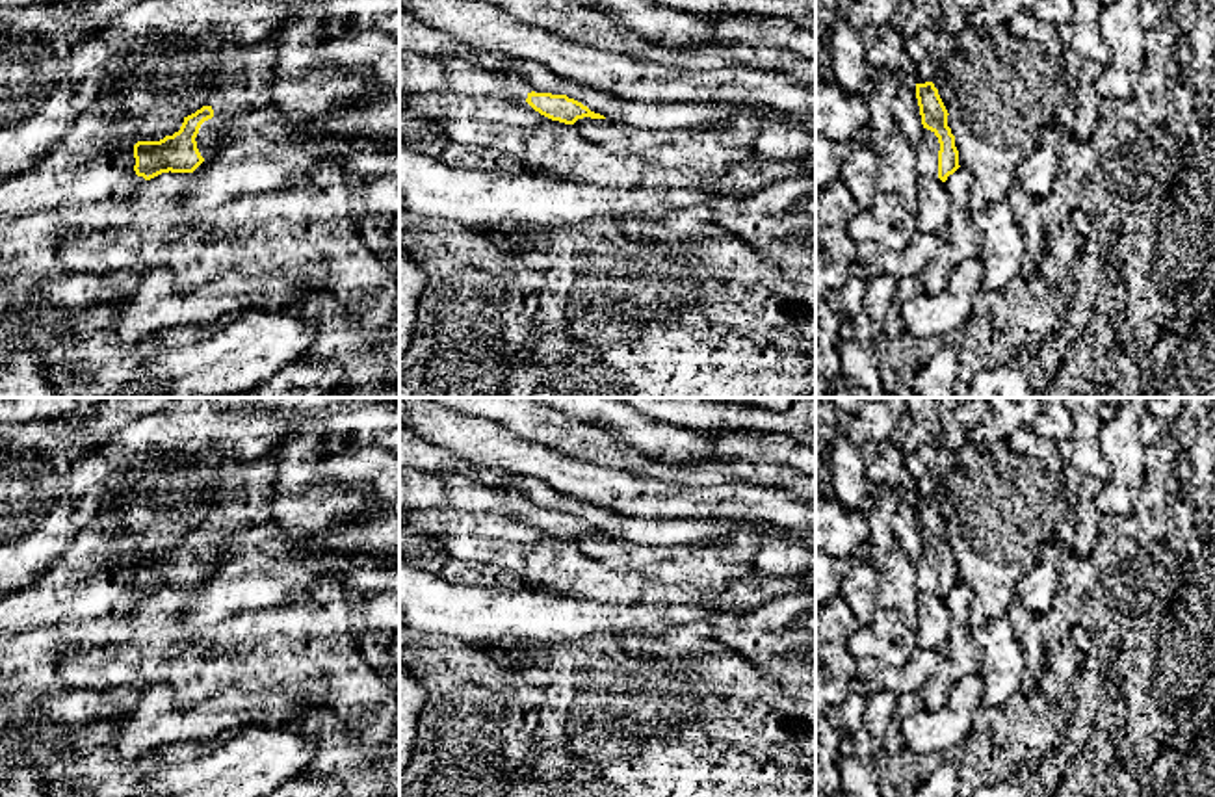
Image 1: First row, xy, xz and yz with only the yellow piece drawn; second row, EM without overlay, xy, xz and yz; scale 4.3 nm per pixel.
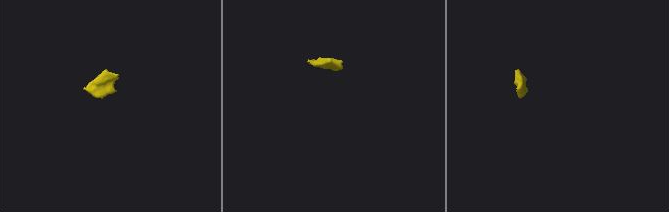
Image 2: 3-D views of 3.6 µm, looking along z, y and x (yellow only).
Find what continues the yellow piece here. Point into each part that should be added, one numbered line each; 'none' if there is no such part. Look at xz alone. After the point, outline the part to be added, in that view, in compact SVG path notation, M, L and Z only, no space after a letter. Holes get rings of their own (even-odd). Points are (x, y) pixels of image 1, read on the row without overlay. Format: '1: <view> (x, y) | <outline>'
1: xz (461, 493) | M442 476L446 505L466 513L502 513L511 518L528 515L526 502L511 492L490 485L481 485L464 476Z

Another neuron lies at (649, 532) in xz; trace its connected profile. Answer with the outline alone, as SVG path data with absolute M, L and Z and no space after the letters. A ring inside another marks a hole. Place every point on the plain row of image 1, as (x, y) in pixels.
M401 420L399 468L437 476L464 476L481 485L511 490L529 507L567 511L568 515L587 522L591 528L604 531L608 537L628 541L632 544L673 548L706 542L719 537L717 528L702 520L630 518L596 507L589 502L570 498L542 479L509 474L500 468L476 466L450 450L424 440Z

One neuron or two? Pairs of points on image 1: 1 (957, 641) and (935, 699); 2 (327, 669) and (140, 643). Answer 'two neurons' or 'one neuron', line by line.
1: one neuron
2: one neuron

